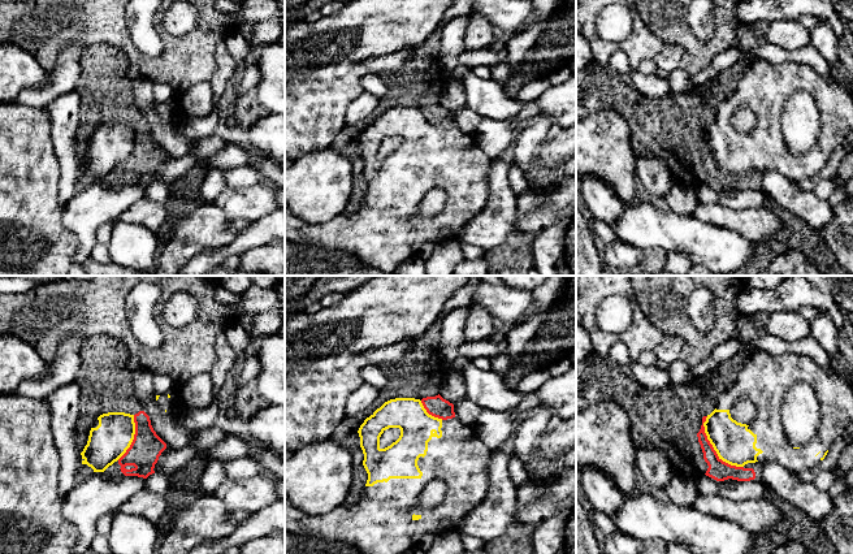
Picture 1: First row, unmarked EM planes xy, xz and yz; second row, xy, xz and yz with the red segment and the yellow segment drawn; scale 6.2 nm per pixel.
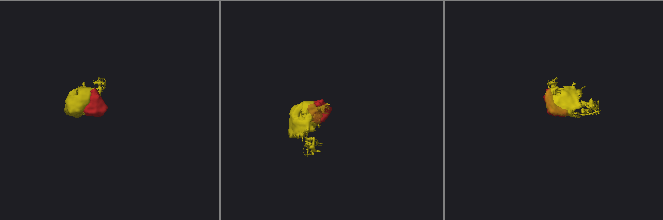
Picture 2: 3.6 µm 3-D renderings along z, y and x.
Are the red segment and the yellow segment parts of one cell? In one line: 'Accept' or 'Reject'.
Reject

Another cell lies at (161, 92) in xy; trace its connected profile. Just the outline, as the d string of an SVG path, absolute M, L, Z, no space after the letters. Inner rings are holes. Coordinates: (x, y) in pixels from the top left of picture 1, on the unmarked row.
M155 83L153 96L157 104L164 104L170 96L170 90L165 83Z

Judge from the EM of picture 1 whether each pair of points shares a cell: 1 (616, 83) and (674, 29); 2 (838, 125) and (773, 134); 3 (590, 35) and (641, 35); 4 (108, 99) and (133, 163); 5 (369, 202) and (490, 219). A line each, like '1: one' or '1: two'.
1: two
2: one
3: one
4: one
5: two

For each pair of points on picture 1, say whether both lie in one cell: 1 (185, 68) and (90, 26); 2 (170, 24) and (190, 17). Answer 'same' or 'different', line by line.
1: same
2: same

